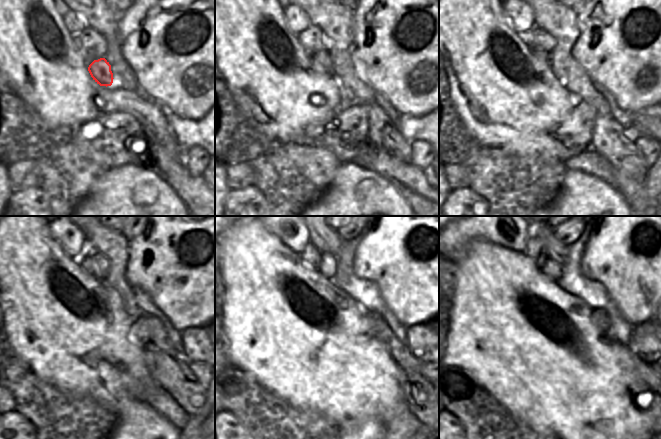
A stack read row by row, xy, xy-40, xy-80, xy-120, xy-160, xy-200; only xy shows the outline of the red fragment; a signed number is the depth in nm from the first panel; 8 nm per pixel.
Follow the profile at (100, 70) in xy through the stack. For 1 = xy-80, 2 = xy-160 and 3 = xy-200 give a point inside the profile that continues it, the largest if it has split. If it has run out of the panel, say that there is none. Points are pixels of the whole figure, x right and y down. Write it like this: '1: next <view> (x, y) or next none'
1: next xy-80 (538, 51)
2: next xy-160 (310, 255)
3: next xy-200 (535, 250)

